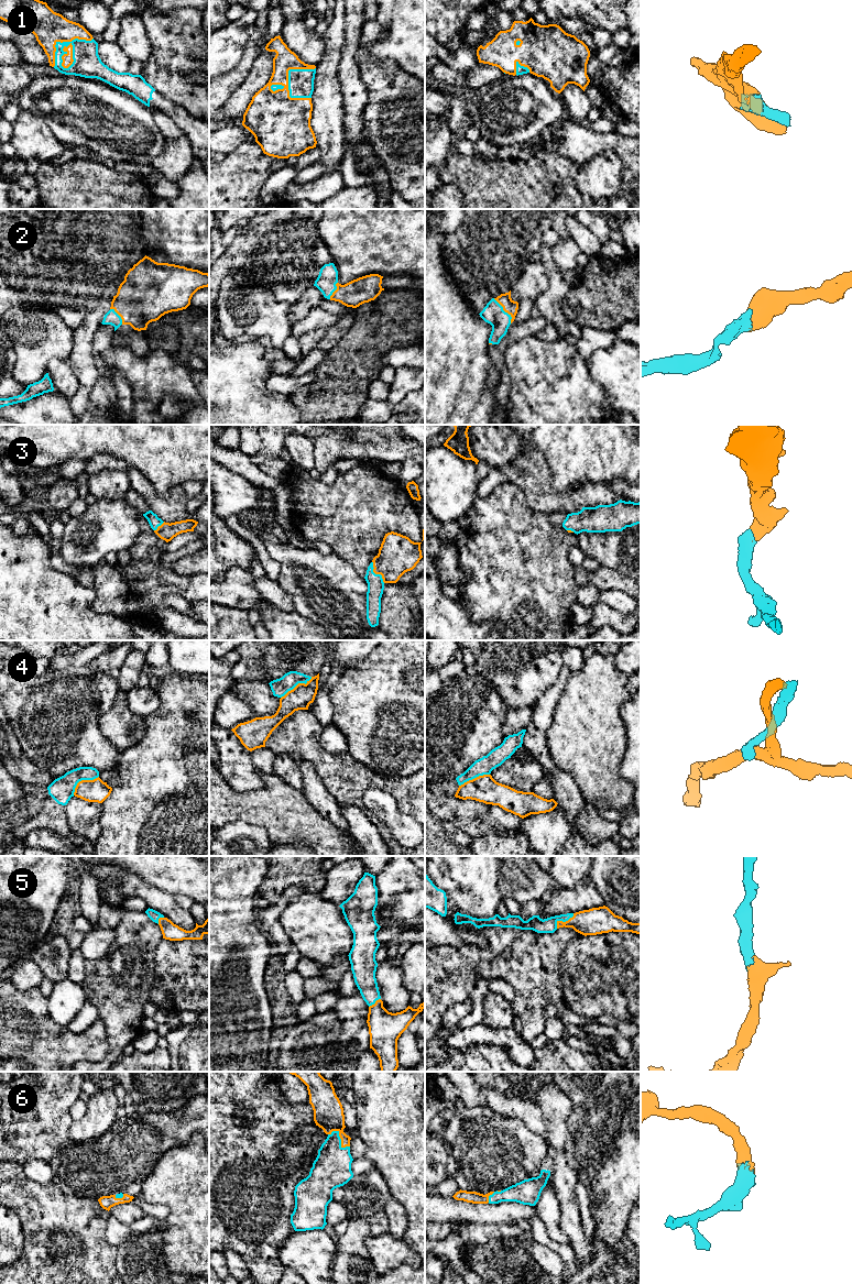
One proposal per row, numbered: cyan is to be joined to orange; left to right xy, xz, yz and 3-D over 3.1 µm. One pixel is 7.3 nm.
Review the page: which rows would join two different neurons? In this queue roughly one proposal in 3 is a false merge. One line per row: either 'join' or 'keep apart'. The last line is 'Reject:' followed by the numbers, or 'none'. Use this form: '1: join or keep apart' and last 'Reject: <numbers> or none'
1: join
2: join
3: join
4: keep apart
5: join
6: join
Reject: 4

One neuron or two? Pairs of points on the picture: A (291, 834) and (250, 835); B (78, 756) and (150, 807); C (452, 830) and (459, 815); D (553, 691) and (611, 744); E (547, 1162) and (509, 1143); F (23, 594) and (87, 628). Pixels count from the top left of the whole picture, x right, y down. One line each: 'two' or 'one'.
A: two
B: two
C: two
D: two
E: two
F: one

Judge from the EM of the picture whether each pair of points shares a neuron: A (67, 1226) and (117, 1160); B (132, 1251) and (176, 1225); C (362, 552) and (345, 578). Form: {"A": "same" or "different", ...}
{"A": "different", "B": "different", "C": "different"}

